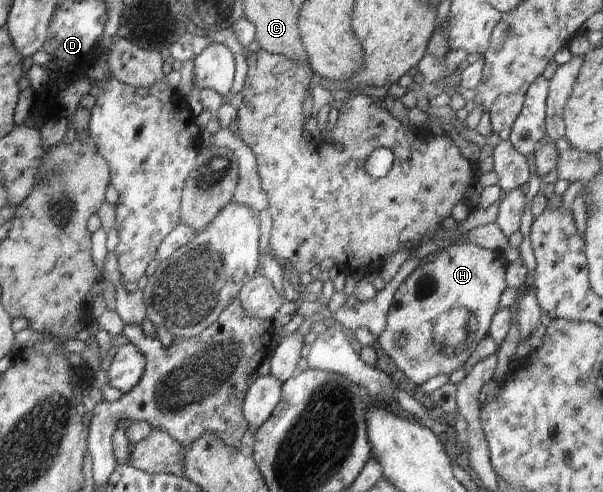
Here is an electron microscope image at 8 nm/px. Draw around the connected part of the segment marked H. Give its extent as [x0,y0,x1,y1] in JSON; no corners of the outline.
[378,242,507,386]

